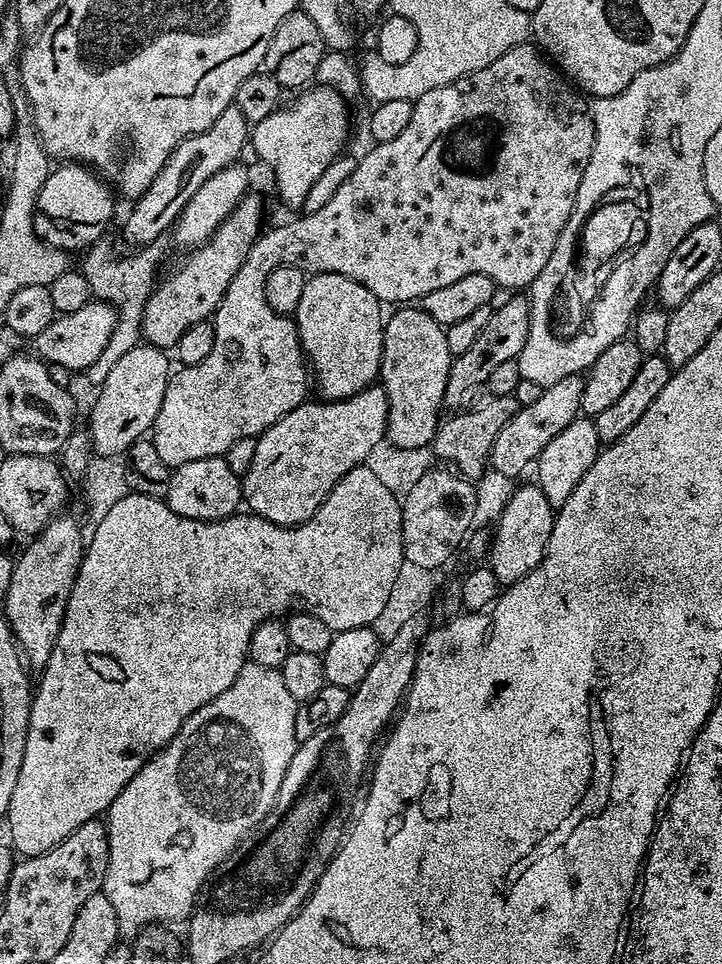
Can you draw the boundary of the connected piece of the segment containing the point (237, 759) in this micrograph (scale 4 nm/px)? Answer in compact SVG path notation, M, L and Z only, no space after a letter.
M251 662L245 663L244 669L230 682L227 690L222 690L218 698L206 702L206 706L199 708L186 722L182 722L182 730L174 734L174 738L169 744L155 756L151 756L126 782L126 786L114 798L114 802L106 813L106 823L108 825L108 865L104 875L103 893L106 898L110 898L110 906L114 906L114 914L118 918L120 936L124 938L135 937L148 924L164 924L172 922L168 920L187 921L192 915L192 908L196 904L196 896L200 893L200 887L208 881L212 871L226 859L231 852L236 849L236 845L256 827L264 821L264 815L274 806L274 798L278 794L278 786L282 784L282 778L286 774L286 766L290 766L290 758L294 758L296 745L298 743L294 734L294 718L298 705L294 698L290 698L290 690L286 690L286 682L282 682L282 674L278 668L267 668L258 666Z

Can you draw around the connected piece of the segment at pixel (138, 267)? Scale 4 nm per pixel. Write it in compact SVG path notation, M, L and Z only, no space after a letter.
M163 239L155 240L144 247L129 251L129 256L115 256L104 242L97 242L83 253L84 265L82 271L86 282L90 286L92 296L97 300L111 304L116 309L116 325L110 333L110 338L102 350L102 355L94 361L94 366L86 370L86 377L92 386L99 386L110 374L112 367L122 359L127 352L134 350L134 346L141 343L140 327L142 326L142 314L144 306L157 283L156 267L164 256Z

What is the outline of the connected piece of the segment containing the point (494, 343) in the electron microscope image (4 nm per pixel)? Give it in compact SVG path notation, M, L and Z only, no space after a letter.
M524 294L509 295L508 301L502 306L492 308L486 326L474 338L474 342L466 349L466 354L455 357L450 366L450 374L446 378L446 394L444 403L452 410L459 409L467 392L476 387L487 385L490 374L500 363L515 360L520 355L522 346L526 346L526 334L530 334L530 306L528 296Z

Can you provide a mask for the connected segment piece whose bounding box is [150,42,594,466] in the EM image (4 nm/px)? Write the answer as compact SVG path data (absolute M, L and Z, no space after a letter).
M525 42L506 50L502 58L490 62L482 70L474 70L468 76L458 78L446 86L438 86L438 90L430 90L422 94L412 106L410 114L410 126L398 134L398 138L390 138L390 142L382 142L372 146L372 149L356 161L354 174L342 182L338 194L322 206L322 210L304 212L297 220L289 224L280 224L277 228L261 231L260 237L250 246L250 254L246 254L246 262L238 266L238 274L230 278L230 286L222 298L222 302L216 308L214 323L214 350L210 350L207 358L202 358L198 366L180 366L169 375L166 386L166 398L162 398L162 410L158 410L158 418L150 429L150 439L154 450L158 450L158 458L170 466L194 462L202 458L214 458L223 456L238 438L250 438L259 436L278 418L290 414L299 404L309 399L308 384L310 388L310 369L305 361L304 352L300 348L300 339L296 329L296 321L292 316L283 316L274 310L266 302L266 274L278 266L294 266L306 274L329 272L330 274L342 274L346 278L354 278L370 294L374 294L385 305L404 306L409 302L419 302L426 294L439 290L442 286L450 286L458 282L458 278L466 278L466 274L486 274L486 278L493 280L497 286L509 290L527 289L542 274L542 266L550 258L570 214L574 210L574 202L578 194L578 186L582 182L582 174L586 170L586 162L590 162L590 154L594 146L594 122L589 105L584 104L585 97L545 57L539 47Z

